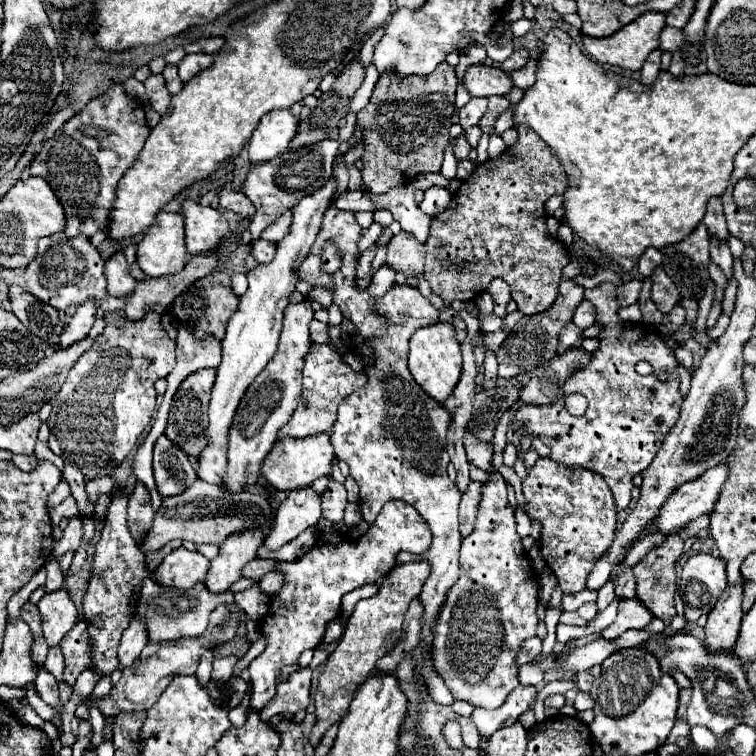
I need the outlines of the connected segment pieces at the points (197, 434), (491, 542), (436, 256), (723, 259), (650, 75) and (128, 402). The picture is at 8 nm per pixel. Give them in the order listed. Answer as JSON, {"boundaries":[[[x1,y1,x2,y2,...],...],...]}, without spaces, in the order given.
{"boundaries":[[[204,369,198,371,190,377,186,377,186,381,180,385,174,401,172,401,172,409,168,415,168,425,164,435,178,445,190,459,198,459,200,453,206,447,206,427,208,427,208,403,210,403,210,391,216,379,216,369]],[[470,429,464,433,464,447,468,453,468,463,490,473,490,479,482,485,482,501,478,505,474,531,462,541,460,549,460,579,448,593,448,601,436,619,436,639,434,639,434,667,444,679,448,689,456,699,470,701,476,707,498,709,508,693,518,685,516,655,520,643,536,635,536,607,538,607,538,577,520,545,520,535,516,533,514,509,508,503,508,491,504,477,492,467,494,445,490,441,480,441]],[[518,125,518,143,502,153,498,159,488,159,482,165,476,165,474,173,462,181,458,191,454,193,450,205,440,215,432,217,430,233,424,243,418,243,414,235,400,231,388,243,386,265,396,273,404,273,408,277,418,277,424,273,432,291,440,295,440,299,450,305,452,301,472,301,476,299,492,279,504,279,512,289,512,299,518,303,518,309,524,315,536,315,548,311,556,297,558,285,562,281,562,269,568,265,566,259,568,249,560,239,550,237,546,227,546,209,544,203,552,195,562,195,568,187,568,175,560,165,558,157,552,149,528,127]],[[712,239,712,245,710,245,710,257,714,263,718,263,718,267,724,271,726,279,730,281,734,271,732,271,732,265,734,265,734,259,732,259,732,253,728,249,728,243,716,243,716,239]],[[660,49,652,51,652,55,646,59,644,67,640,69,640,81,644,85,652,85,654,79,658,77,658,73,660,73,660,57,662,57,662,51]],[[114,311,108,313,104,319,106,319,106,329,102,337,96,339,92,349,86,351,82,359,76,361,48,417,48,427,50,427,48,447,64,463,78,467,86,479,112,475,114,469,132,453,138,437,148,427,156,411,154,383,160,377,166,377,176,365,176,355,174,355,176,343,172,343,168,335,164,335,160,327,160,315,152,313,140,319,140,323,128,323,122,311]]]}

